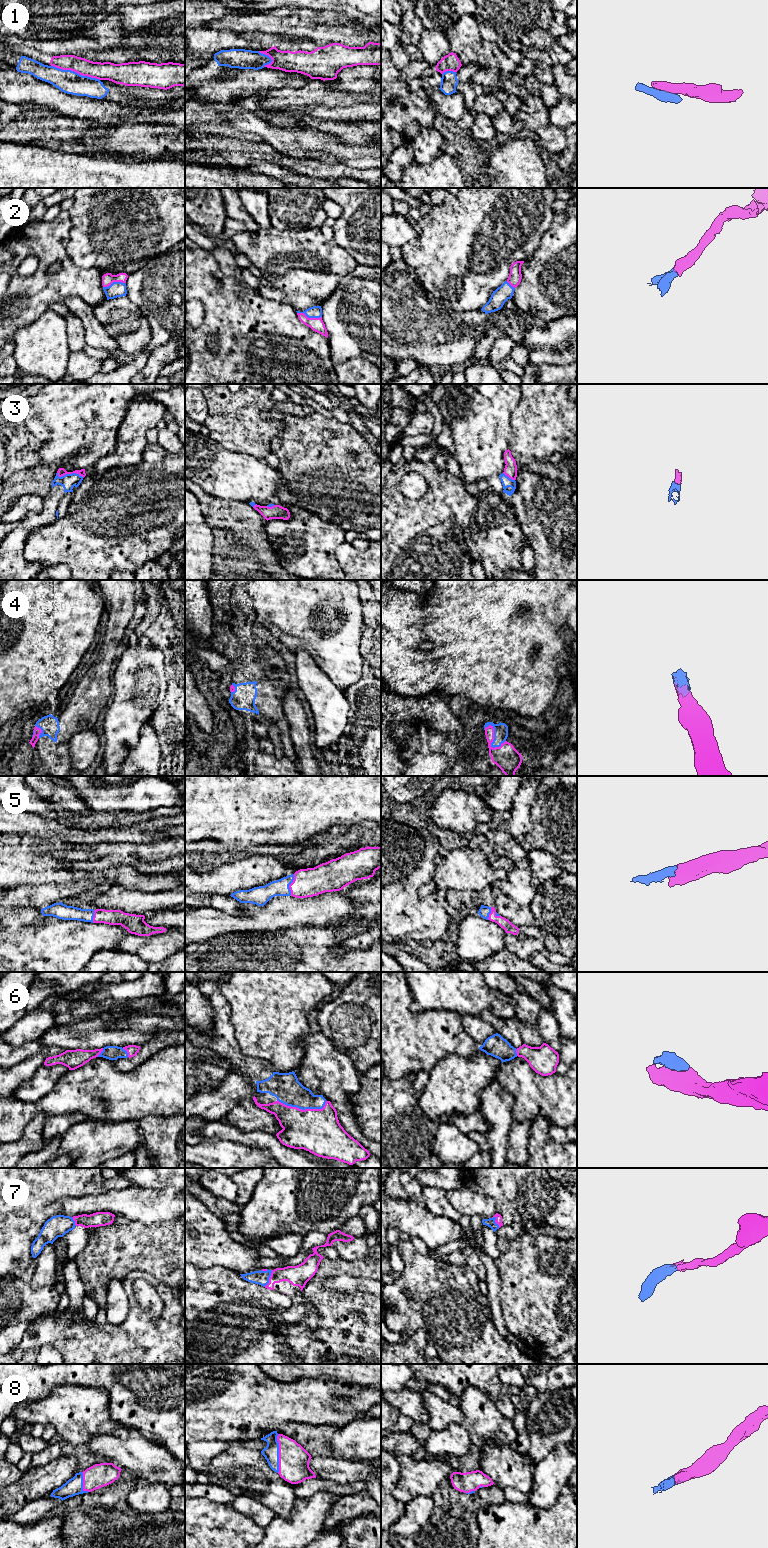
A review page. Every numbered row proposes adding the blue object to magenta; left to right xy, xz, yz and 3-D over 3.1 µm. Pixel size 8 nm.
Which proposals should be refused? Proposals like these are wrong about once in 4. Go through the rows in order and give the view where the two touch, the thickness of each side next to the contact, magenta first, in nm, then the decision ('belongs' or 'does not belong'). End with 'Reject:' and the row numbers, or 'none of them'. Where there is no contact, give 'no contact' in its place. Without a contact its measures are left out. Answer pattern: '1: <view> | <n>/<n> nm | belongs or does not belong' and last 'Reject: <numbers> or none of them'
1: xy | 140/190 nm | does not belong
2: xz | 110/100 nm | belongs
3: xy | 70/120 nm | belongs
4: yz | 200/110 nm | belongs
5: xz | 220/150 nm | belongs
6: xz | 360/220 nm | belongs
7: xz | 170/110 nm | belongs
8: xz | 240/130 nm | belongs
Reject: 1

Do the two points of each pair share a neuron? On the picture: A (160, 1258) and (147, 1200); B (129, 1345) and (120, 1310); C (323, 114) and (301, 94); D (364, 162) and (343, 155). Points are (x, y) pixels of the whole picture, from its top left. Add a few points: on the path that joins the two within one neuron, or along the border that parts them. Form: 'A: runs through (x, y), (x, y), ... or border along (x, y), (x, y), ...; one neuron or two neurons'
A: border along (129, 1219), (144, 1224), (174, 1220); two neurons
B: border along (130, 1308), (127, 1317), (121, 1323), (107, 1323); two neurons
C: border along (291, 107), (339, 107); two neurons
D: runs through (359, 162), (348, 158); one neuron

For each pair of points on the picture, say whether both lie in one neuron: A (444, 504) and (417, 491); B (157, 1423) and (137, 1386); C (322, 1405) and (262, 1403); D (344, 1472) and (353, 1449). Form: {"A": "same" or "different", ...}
{"A": "different", "B": "same", "C": "same", "D": "different"}

